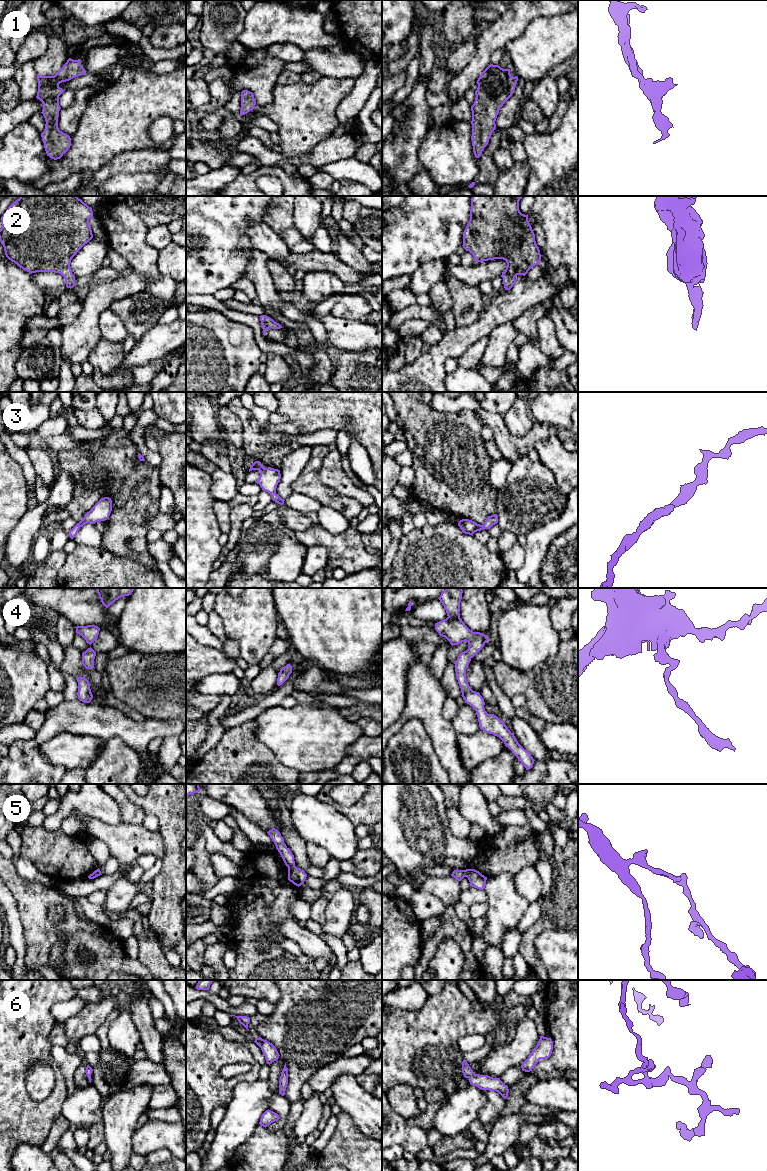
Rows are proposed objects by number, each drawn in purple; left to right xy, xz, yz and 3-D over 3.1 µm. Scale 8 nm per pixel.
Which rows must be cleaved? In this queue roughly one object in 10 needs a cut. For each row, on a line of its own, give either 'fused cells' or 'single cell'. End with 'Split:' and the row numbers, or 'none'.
1: single cell
2: single cell
3: single cell
4: single cell
5: fused cells
6: single cell
Split: 5

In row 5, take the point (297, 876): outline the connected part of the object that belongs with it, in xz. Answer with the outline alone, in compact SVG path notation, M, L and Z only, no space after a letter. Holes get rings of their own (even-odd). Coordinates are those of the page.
M296 866L288 868L288 880L294 885L298 887L301 886L304 883L306 877L307 874L300 868L297 868Z

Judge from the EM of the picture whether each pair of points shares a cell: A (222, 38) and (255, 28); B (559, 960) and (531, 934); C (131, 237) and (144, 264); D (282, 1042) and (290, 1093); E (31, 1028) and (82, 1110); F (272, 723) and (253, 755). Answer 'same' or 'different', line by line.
A: different
B: different
C: same
D: same
E: different
F: different

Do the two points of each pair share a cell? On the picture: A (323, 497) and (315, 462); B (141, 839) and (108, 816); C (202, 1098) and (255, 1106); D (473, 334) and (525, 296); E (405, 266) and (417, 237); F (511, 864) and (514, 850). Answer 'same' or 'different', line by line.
A: same
B: different
C: different
D: same
E: same
F: same

